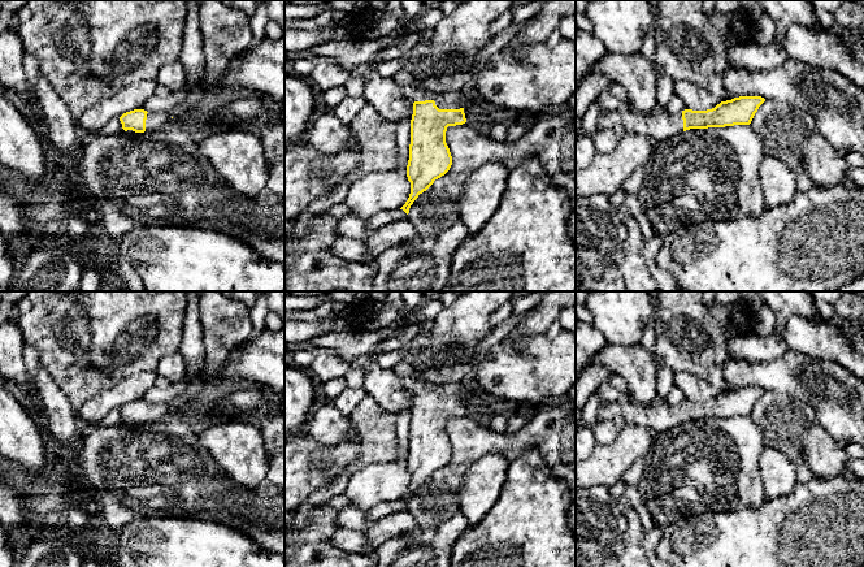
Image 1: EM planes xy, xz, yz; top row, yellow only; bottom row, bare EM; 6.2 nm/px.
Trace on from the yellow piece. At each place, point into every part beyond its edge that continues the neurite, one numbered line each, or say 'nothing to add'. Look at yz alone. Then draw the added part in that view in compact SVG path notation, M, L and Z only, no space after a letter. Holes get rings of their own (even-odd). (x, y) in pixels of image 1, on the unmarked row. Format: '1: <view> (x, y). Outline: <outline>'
1: yz (658, 416). Outline: M620 397L612 403L603 399L598 410L598 420L616 417L624 424L646 428L657 434L682 424L683 411L682 403L670 406L661 398L650 404L638 404L628 397Z

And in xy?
1: xy (155, 411). Outline: M148 403L146 411L146 423L156 423L172 414L168 403Z

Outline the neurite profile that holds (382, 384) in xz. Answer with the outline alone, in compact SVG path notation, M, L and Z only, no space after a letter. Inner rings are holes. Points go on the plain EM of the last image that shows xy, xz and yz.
M369 362L365 367L365 393L382 408L392 414L412 411L413 394L401 385L400 377L390 367L381 367Z

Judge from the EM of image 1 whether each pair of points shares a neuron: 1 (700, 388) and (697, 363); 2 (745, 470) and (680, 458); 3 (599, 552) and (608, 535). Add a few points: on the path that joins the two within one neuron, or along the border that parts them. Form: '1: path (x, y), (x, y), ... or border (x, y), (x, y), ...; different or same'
1: border (676, 371), (694, 373), (723, 392); different
2: path (729, 466), (723, 463), (695, 464); same
3: path (599, 548), (604, 539); same

